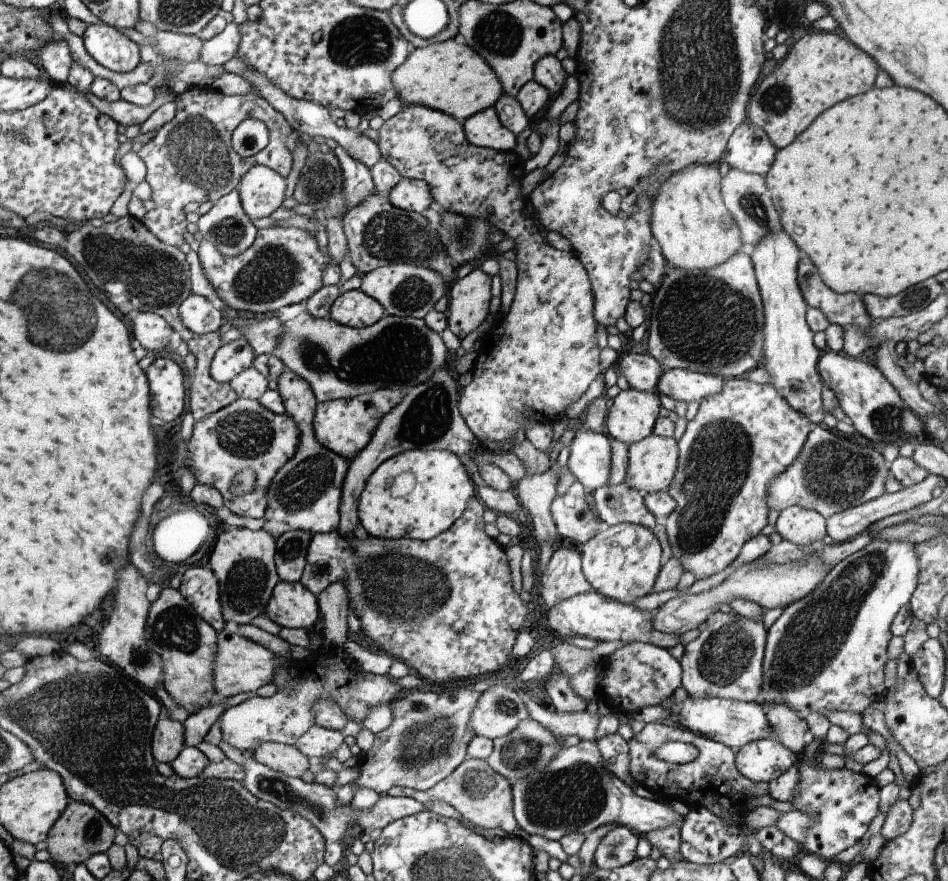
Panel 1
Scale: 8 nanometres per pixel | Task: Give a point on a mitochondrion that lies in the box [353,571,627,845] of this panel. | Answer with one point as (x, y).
(568, 797)

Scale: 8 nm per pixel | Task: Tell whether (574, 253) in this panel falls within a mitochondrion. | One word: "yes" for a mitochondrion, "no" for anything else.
no

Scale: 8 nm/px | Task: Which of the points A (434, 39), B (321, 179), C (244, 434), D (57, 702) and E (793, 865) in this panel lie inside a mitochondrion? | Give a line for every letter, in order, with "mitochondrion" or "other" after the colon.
A: other
B: mitochondrion
C: mitochondrion
D: mitochondrion
E: other

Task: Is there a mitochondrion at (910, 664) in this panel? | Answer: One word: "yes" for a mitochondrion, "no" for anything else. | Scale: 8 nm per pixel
no

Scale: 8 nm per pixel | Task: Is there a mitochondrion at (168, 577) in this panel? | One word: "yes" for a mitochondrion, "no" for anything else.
no

